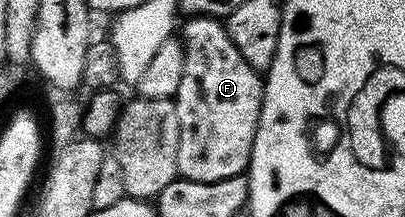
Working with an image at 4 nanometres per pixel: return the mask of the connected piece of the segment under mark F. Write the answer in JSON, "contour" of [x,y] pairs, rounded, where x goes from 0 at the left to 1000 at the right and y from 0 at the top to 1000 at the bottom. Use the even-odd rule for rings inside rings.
{"contour":[[[462,78],[447,115],[447,184],[457,217],[457,346],[447,346],[447,382],[437,401],[430,438],[432,507],[437,512],[437,604],[442,636],[437,641],[437,770],[442,774],[442,816],[454,834],[494,834],[496,843],[526,843],[546,825],[565,825],[568,816],[593,811],[620,751],[620,700],[625,696],[625,641],[635,622],[635,567],[644,530],[644,493],[649,488],[649,378],[652,359],[632,318],[620,318],[615,290],[605,272],[605,253],[595,253],[595,235],[585,235],[585,217],[570,180],[560,120],[543,83],[536,78]]]}

